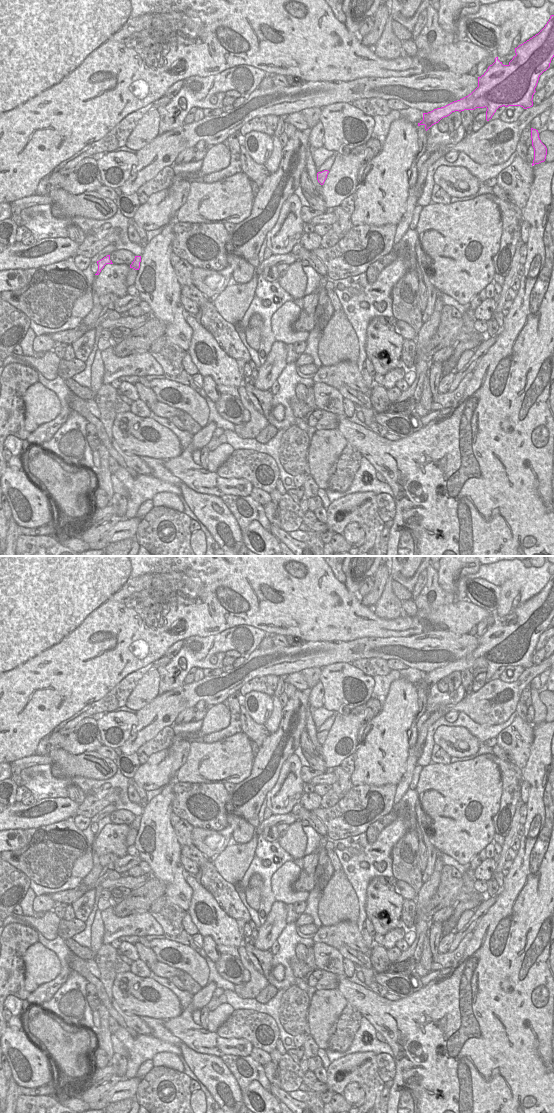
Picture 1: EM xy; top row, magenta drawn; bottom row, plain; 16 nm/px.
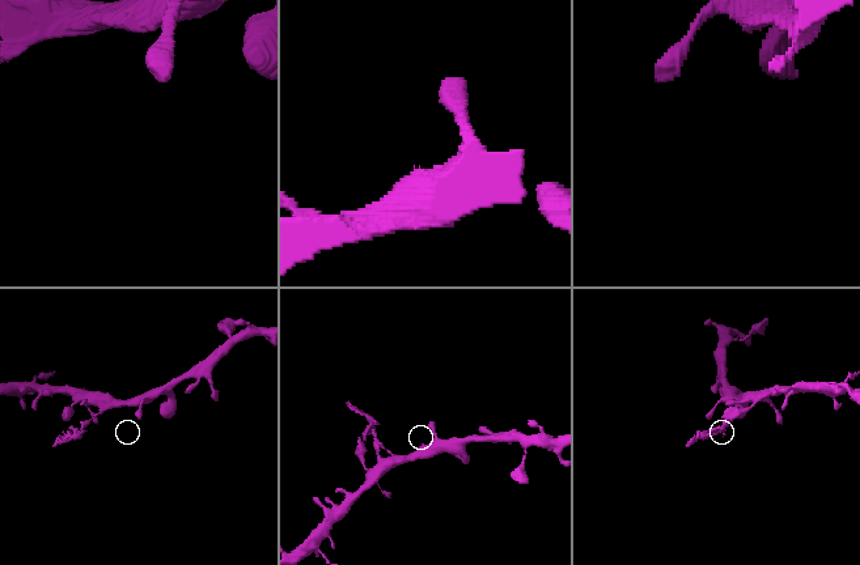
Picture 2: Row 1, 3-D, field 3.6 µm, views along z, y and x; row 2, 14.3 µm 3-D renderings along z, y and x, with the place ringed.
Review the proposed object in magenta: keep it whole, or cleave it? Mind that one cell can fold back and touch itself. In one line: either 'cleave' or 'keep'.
cleave

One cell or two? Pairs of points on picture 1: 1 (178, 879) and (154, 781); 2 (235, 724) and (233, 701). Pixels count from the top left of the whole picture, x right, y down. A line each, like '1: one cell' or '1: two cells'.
1: two cells
2: one cell

